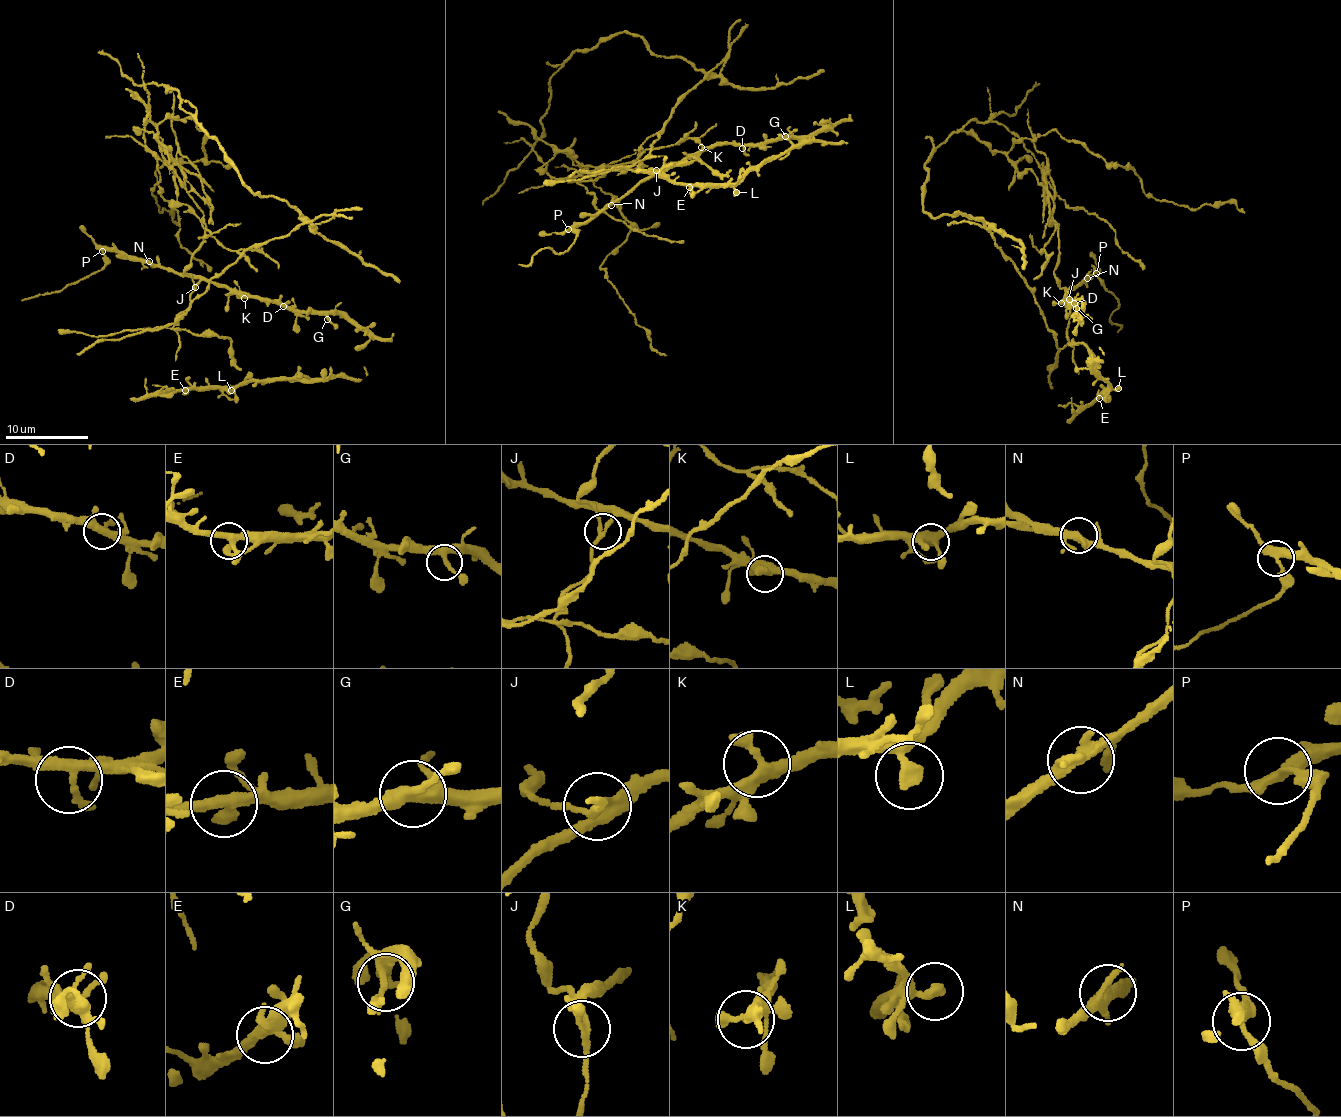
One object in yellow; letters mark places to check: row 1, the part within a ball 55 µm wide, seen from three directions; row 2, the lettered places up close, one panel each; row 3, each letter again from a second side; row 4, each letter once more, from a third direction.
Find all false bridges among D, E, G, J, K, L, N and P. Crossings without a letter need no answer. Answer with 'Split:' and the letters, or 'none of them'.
Split: J, P

